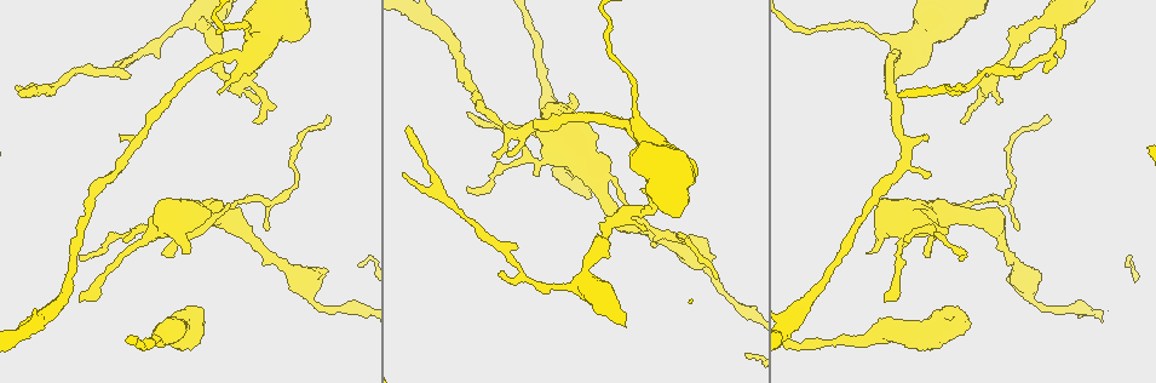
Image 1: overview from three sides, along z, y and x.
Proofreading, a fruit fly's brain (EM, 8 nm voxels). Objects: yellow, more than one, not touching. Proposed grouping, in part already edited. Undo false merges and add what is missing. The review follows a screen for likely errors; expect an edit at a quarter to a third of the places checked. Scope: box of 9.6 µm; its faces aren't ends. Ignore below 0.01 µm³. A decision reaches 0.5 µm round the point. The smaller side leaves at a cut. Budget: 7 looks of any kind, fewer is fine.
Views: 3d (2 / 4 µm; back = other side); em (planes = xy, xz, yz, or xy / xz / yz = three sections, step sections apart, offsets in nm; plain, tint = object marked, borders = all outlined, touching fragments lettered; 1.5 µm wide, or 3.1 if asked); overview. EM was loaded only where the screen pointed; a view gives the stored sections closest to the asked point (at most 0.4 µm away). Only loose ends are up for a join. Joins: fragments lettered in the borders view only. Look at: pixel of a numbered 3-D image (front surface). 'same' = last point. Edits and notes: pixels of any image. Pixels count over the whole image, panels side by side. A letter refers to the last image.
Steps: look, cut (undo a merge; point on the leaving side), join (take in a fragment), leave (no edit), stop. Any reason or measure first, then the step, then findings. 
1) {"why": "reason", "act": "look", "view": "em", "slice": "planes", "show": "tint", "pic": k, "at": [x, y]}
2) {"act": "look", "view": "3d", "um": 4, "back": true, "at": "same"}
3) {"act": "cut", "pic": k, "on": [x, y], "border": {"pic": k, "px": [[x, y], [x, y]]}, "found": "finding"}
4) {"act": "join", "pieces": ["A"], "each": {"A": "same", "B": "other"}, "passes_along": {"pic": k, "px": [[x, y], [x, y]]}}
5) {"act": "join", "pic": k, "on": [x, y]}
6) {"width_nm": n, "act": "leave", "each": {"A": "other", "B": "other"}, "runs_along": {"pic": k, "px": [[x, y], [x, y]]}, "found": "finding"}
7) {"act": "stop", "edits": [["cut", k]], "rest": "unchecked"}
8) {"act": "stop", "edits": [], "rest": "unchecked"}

{"why": "free end", "act": "look", "view": "em", "slice": "xy", "step": 4, "show": "borders", "pic": 1, "at": [17, 85]}

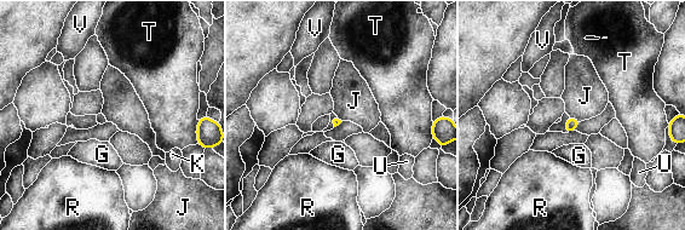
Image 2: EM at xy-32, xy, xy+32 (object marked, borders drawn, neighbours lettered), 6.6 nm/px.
{"act": "leave", "each": {"G": "other", "J": "other", "K": "other", "R": "other", "T": "other", "U": "other", "V": "other"}, "found": "no lettered fragment goes on from it"}

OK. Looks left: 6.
{"why": "an open end", "act": "look", "view": "em", "slice": "xz", "step": 4, "show": "plain", "pic": 1, "at": [966, 322]}

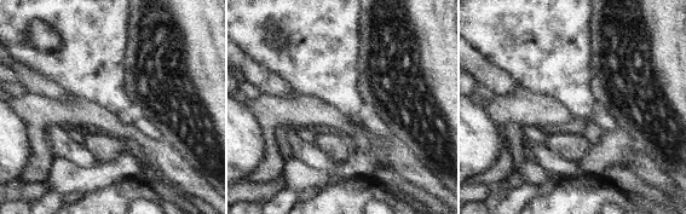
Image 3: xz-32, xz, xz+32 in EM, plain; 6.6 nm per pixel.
{"why": "what lies round it", "act": "look", "view": "em", "slice": "xz", "step": 4, "show": "borders", "at": "same"}

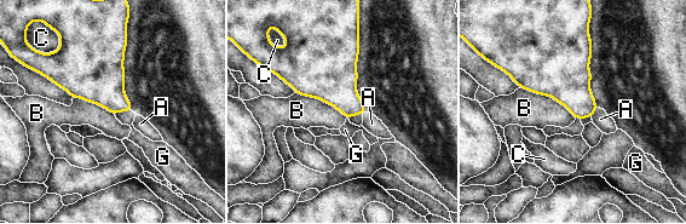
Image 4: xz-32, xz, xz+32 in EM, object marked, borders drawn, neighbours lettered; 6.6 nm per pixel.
{"act": "leave", "each": {"A": "other", "B": "other", "C": "other", "G": "other"}, "found": "no lettered fragment goes on from it"}

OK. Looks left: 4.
{"why": "free end", "act": "look", "view": "em", "slice": "xz", "step": 4, "show": "borders", "pic": 1, "at": [183, 254]}

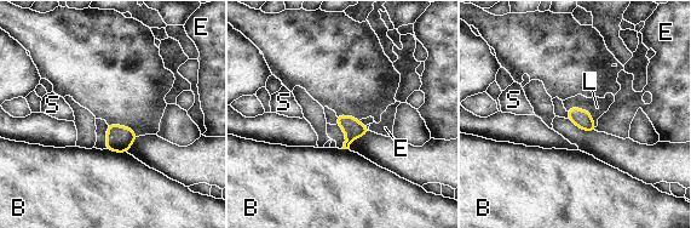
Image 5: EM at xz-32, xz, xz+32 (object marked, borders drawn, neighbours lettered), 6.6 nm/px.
{"width_nm": 120, "act": "join", "pieces": ["L"], "each": {"B": "other", "E": "other", "L": "same", "S": "other"}, "passes_along": {"pic": 5, "px": [[582, 119], [583, 109], [597, 107]]}, "found": "it goes on there"}

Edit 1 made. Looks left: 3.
{"act": "stop", "edits": [["join", 5]], "rest": "unchecked"}

